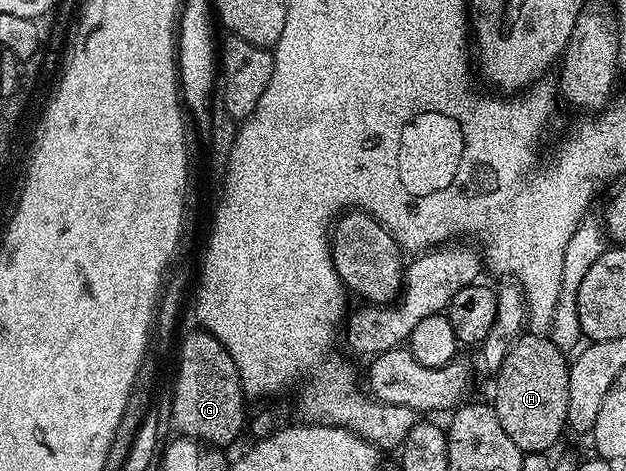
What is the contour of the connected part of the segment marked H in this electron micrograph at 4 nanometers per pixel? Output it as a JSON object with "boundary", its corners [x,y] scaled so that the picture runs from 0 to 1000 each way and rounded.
{"boundary":[[[835,707],[821,720],[810,743],[805,764],[799,773],[796,792],[788,805],[789,847],[786,860],[792,883],[799,892],[799,909],[818,926],[818,943],[842,964],[864,964],[883,958],[891,928],[906,919],[907,883],[907,832],[909,832],[909,786],[907,760],[901,745],[879,724],[877,715],[859,709]]]}

